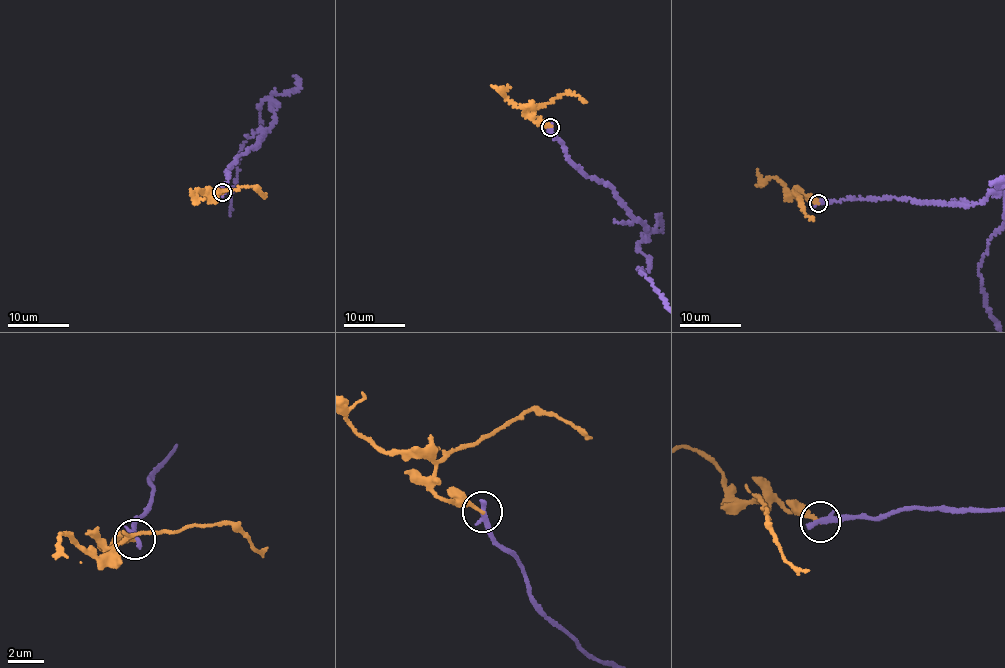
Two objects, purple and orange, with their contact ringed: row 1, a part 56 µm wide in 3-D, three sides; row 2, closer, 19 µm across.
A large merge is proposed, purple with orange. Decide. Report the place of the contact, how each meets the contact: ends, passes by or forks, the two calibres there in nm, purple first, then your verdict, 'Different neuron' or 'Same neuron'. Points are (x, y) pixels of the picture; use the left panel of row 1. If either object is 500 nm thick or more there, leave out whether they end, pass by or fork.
Place: (222, 192). At the ring purple ends. At the ring orange ends. Thickness 340 nm (purple) against 200 nm. Different neuron

